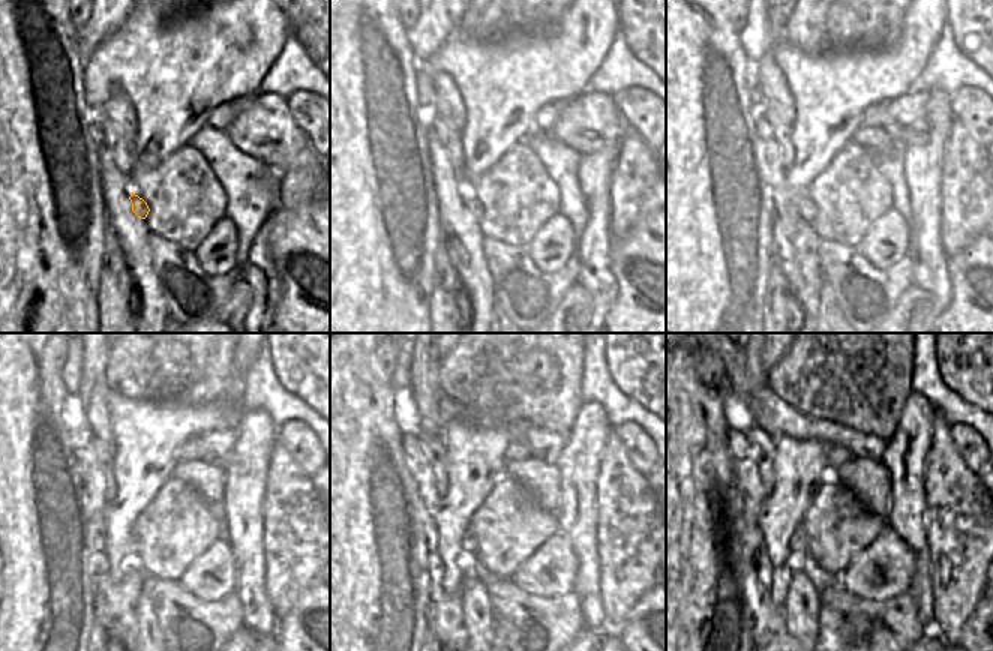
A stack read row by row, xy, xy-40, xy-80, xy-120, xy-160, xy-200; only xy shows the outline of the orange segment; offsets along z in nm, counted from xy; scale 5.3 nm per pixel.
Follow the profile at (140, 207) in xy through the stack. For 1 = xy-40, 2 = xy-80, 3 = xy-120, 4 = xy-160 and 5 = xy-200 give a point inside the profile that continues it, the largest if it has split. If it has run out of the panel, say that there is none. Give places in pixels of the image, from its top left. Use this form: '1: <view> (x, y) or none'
1: xy-40 (474, 207)
2: xy-80 (806, 207)
3: xy-120 (132, 546)
4: xy-160 (468, 545)
5: xy-200 (798, 540)

